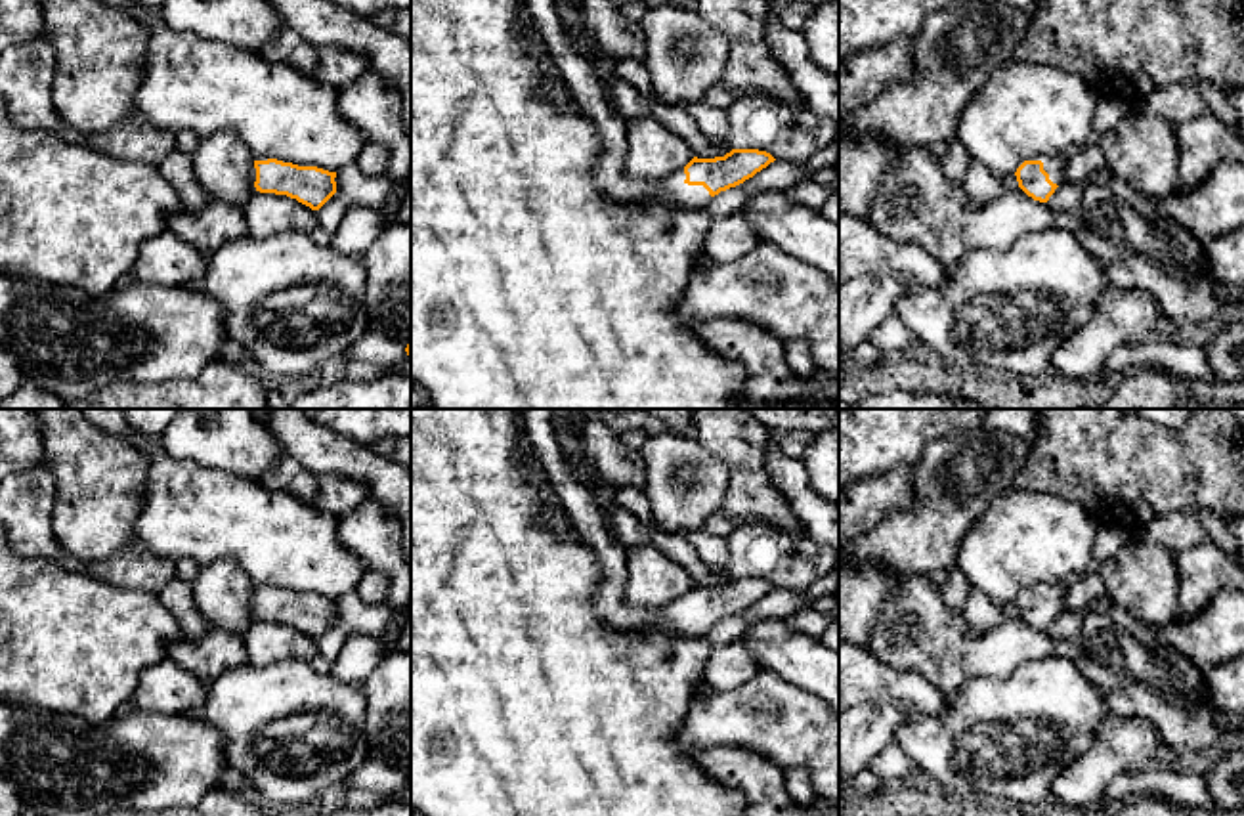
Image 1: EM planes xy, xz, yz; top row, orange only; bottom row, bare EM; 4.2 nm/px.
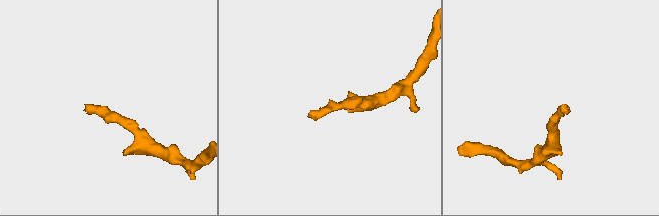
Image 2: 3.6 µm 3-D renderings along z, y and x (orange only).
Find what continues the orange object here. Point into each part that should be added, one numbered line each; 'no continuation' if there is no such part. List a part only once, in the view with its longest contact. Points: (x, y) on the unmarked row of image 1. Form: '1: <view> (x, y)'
1: xz (683, 625)

